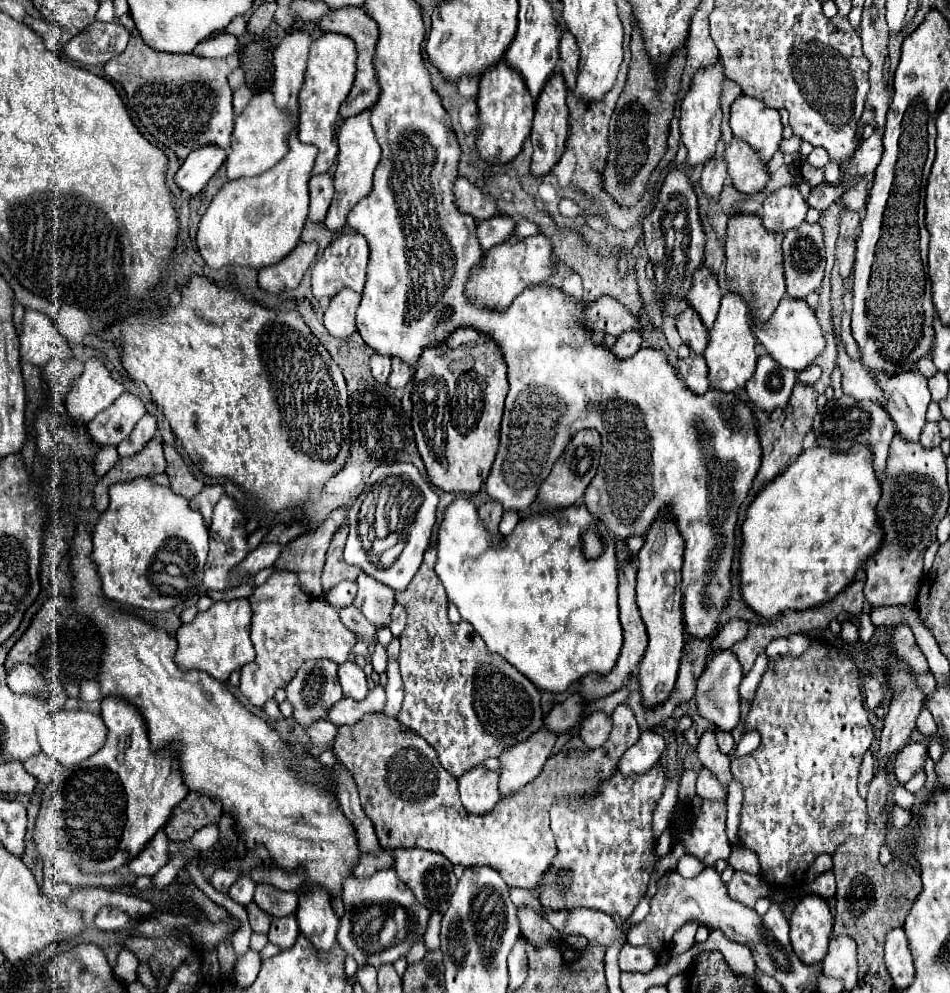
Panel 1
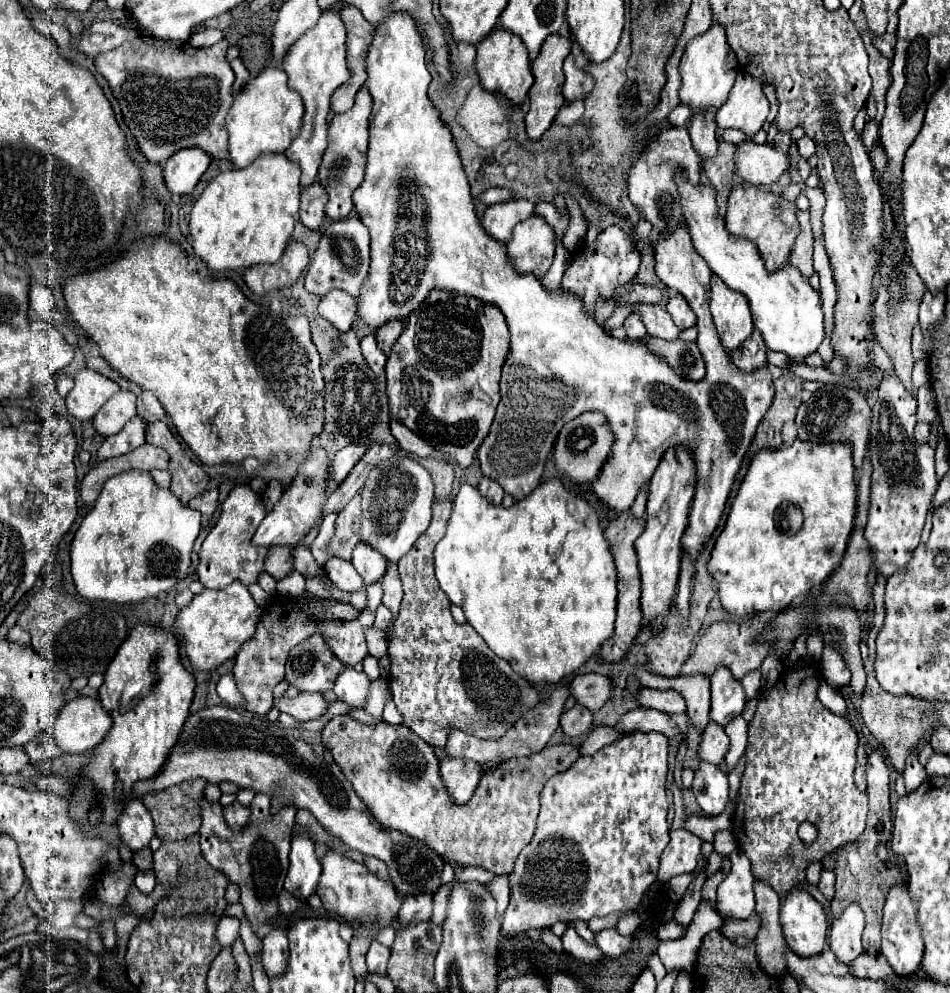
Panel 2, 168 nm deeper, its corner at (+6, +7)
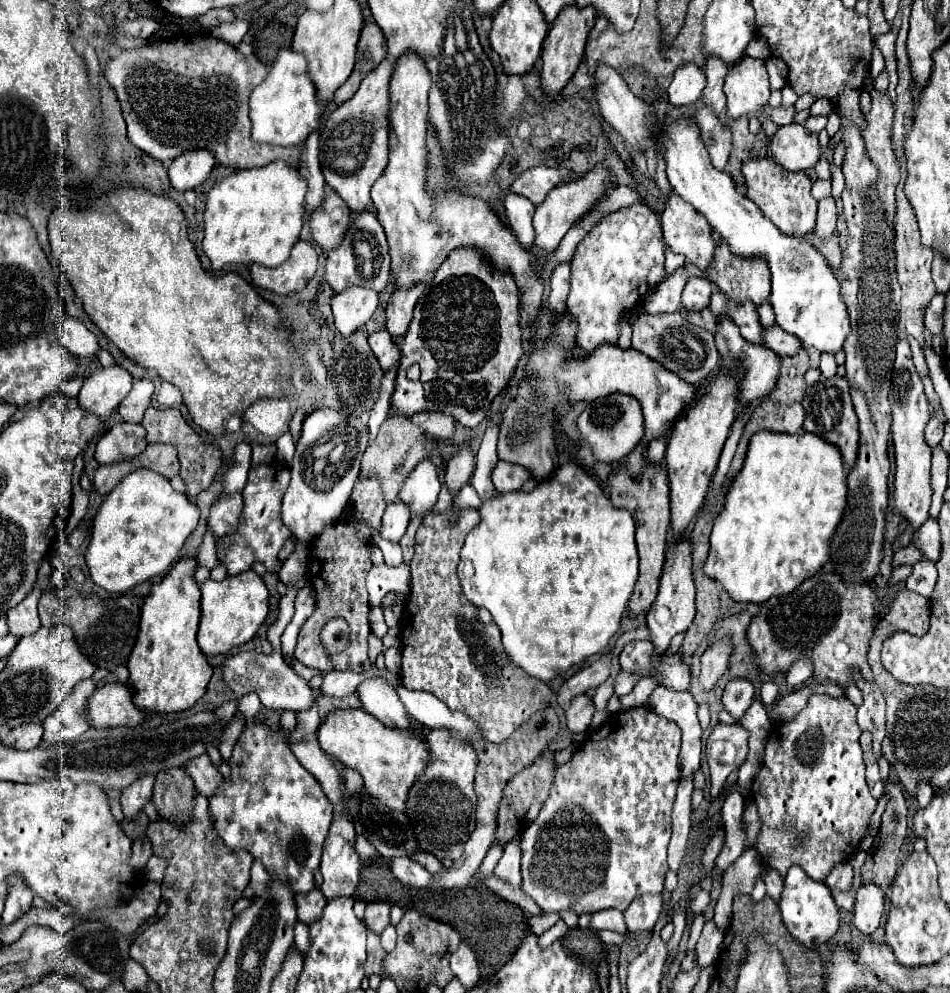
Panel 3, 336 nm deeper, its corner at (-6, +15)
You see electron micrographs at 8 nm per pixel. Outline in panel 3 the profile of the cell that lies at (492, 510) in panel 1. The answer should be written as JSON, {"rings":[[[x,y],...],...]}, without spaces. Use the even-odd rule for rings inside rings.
{"rings":[[[497,462],[497,466],[491,472],[491,480],[493,480],[497,492],[521,490],[523,482],[529,478],[531,476],[525,466],[513,466],[513,464],[505,464],[505,462]]]}

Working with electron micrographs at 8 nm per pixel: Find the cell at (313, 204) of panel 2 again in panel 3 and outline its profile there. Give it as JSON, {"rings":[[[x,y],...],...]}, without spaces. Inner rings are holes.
{"rings":[[[331,190],[325,196],[325,202],[317,212],[309,218],[311,234],[315,242],[325,250],[331,252],[337,248],[351,224],[351,210],[349,206]]]}

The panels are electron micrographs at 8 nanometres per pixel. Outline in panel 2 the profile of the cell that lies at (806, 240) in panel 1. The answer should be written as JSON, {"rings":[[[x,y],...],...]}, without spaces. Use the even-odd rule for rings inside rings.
{"rings":[[[797,210],[797,220],[799,220],[799,234],[793,242],[791,256],[789,256],[789,266],[797,268],[805,278],[813,276],[813,234],[811,234],[811,222],[809,222],[809,212]]]}

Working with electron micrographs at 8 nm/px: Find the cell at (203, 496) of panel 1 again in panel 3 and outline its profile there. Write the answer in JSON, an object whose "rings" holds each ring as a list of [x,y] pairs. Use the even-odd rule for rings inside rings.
{"rings":[[[241,494],[219,496],[217,502],[211,508],[211,514],[207,518],[207,526],[217,536],[237,532],[237,524],[239,524],[239,518],[241,518],[241,508],[243,508]]]}

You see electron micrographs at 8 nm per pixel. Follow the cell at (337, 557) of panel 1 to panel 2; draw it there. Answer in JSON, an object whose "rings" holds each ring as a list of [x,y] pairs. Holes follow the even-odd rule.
{"rings":[[[359,494],[337,514],[335,520],[335,532],[329,540],[327,552],[341,560],[351,560],[351,552],[357,544],[359,536],[359,518],[361,518],[361,502]]]}

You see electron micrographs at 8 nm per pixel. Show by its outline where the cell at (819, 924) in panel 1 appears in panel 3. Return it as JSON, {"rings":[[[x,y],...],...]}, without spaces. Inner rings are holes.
{"rings":[[[791,866],[783,880],[779,910],[781,910],[783,924],[789,930],[789,934],[801,944],[805,944],[807,948],[817,948],[821,944],[827,944],[829,938],[839,928],[839,908],[833,902],[831,890],[823,882],[809,878],[805,870],[801,870],[799,866]]]}

